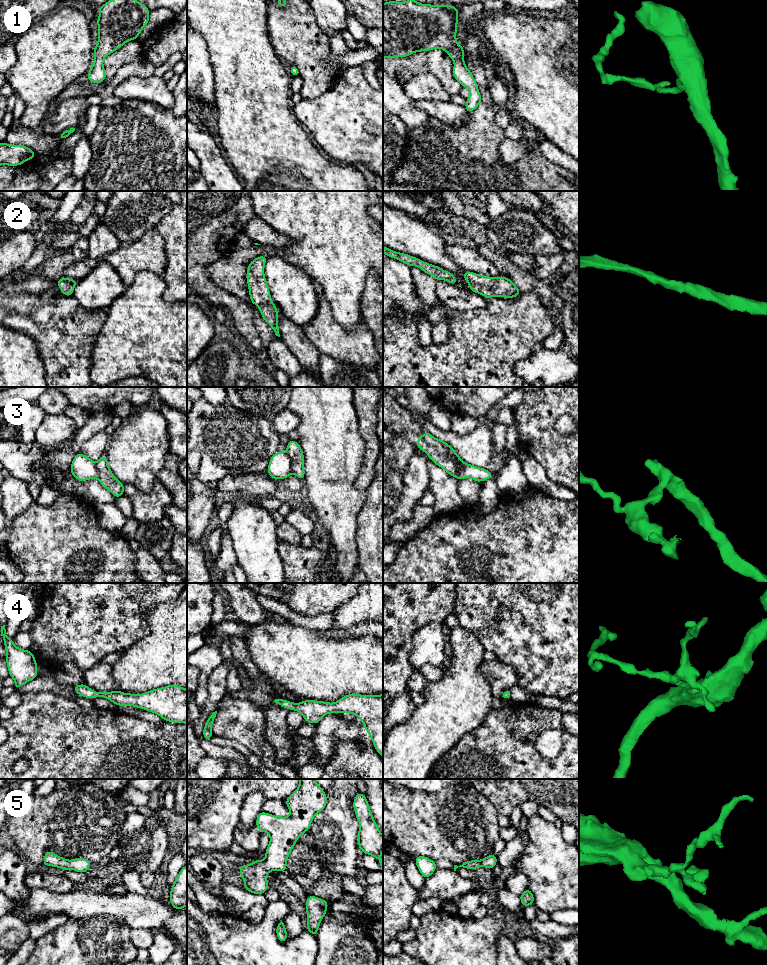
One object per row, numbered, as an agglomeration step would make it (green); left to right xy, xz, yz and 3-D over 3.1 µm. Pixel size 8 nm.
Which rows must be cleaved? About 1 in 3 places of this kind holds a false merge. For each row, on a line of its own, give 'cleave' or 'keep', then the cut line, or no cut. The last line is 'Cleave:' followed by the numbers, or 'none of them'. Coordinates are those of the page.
1: keep; no cut
2: keep; no cut
3: cleave; cut in yz along (447, 445), (449, 457), (455, 463), (461, 478)
4: keep; no cut
5: keep; no cut
Cleave: 3

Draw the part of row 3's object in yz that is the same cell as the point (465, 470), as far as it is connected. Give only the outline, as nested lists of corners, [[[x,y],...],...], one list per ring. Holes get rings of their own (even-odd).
[[[448,445],[448,451],[450,458],[456,463],[461,479],[470,478],[476,481],[484,482],[494,476],[494,474],[487,471],[485,468],[465,463],[450,445]]]

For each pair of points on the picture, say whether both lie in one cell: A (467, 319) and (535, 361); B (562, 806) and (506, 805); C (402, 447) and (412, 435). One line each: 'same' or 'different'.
A: different
B: same
C: different

